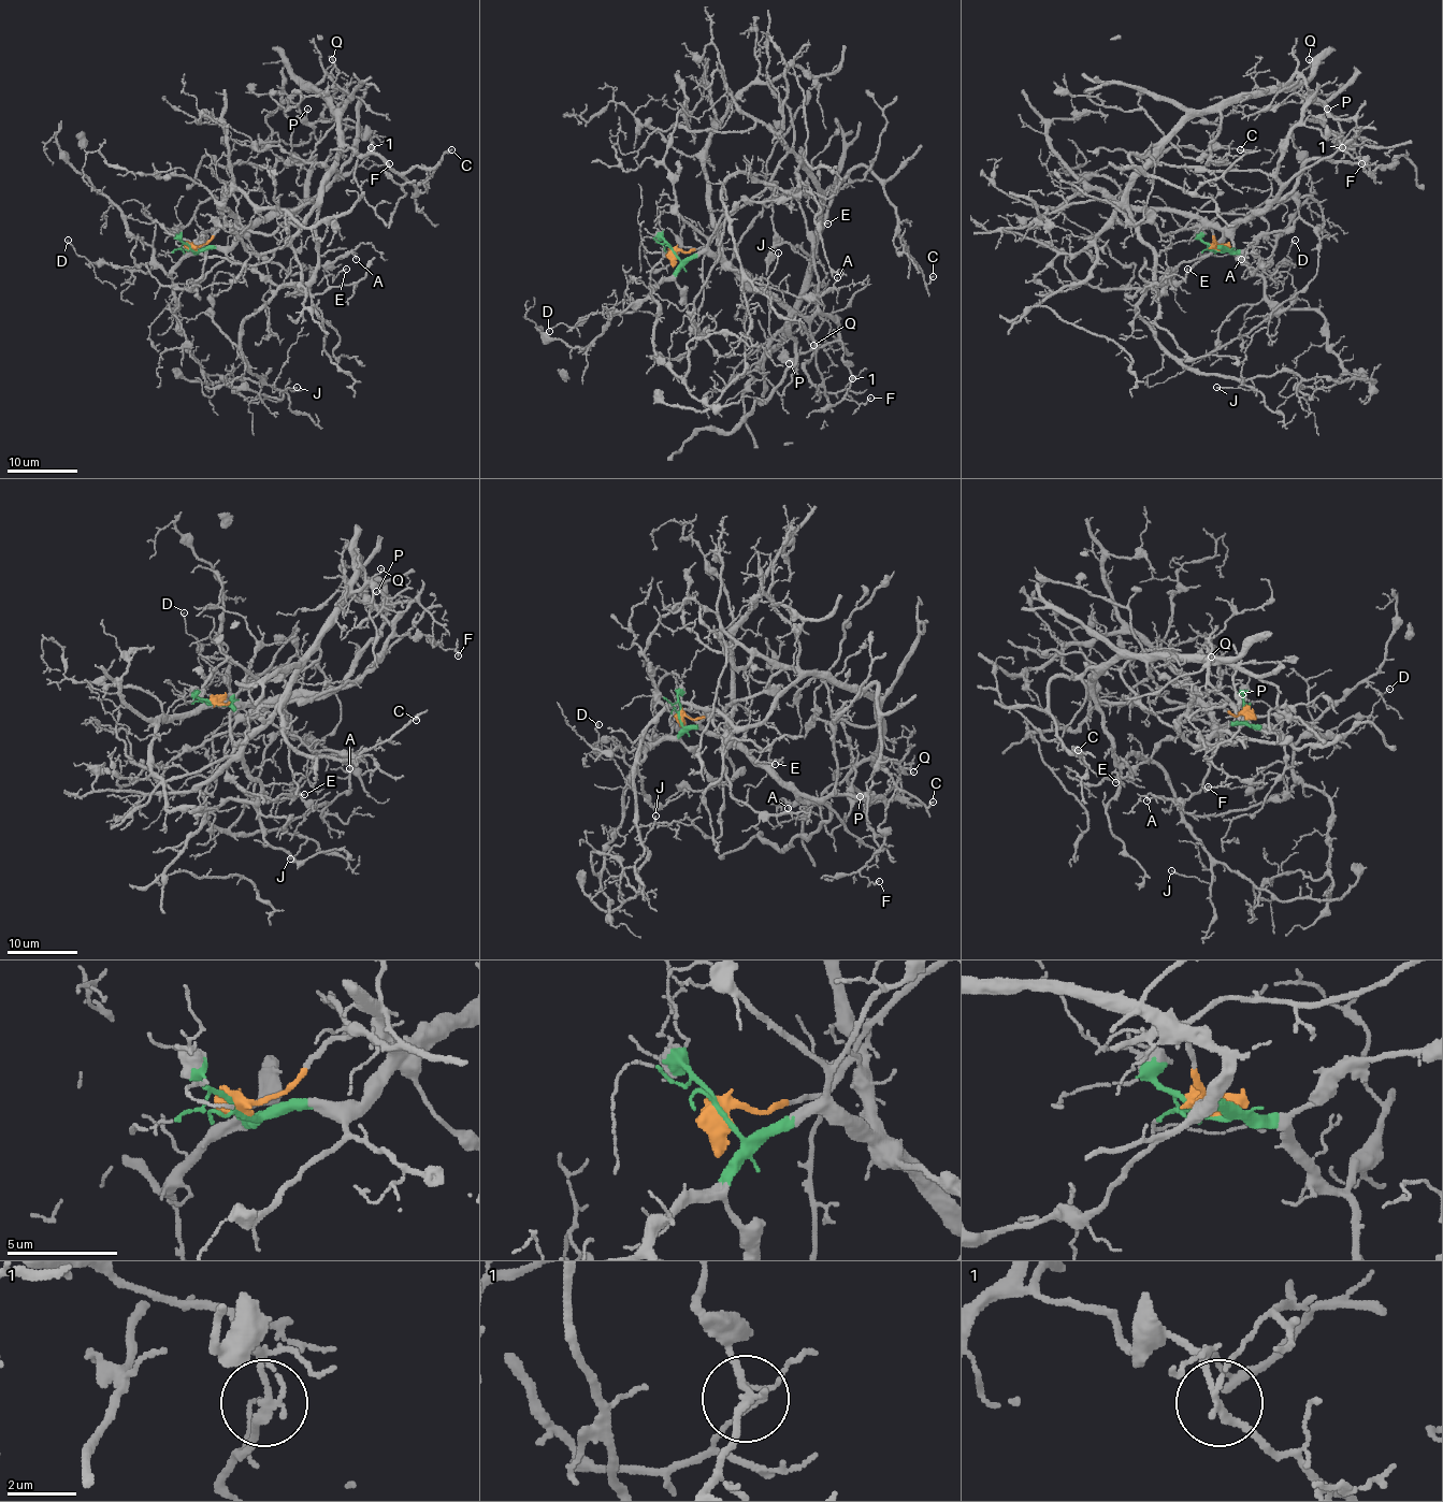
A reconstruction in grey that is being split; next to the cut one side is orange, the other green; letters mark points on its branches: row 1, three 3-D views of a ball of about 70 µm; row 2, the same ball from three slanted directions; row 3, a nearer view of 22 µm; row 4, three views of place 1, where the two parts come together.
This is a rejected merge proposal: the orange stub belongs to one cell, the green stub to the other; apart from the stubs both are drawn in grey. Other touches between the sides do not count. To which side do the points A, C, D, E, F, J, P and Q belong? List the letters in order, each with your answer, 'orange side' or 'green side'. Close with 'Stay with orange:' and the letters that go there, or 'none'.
A: green side
C: orange side
D: green side
E: green side
F: green side
J: orange side
P: green side
Q: orange side
Stay with orange: C, J, Q

